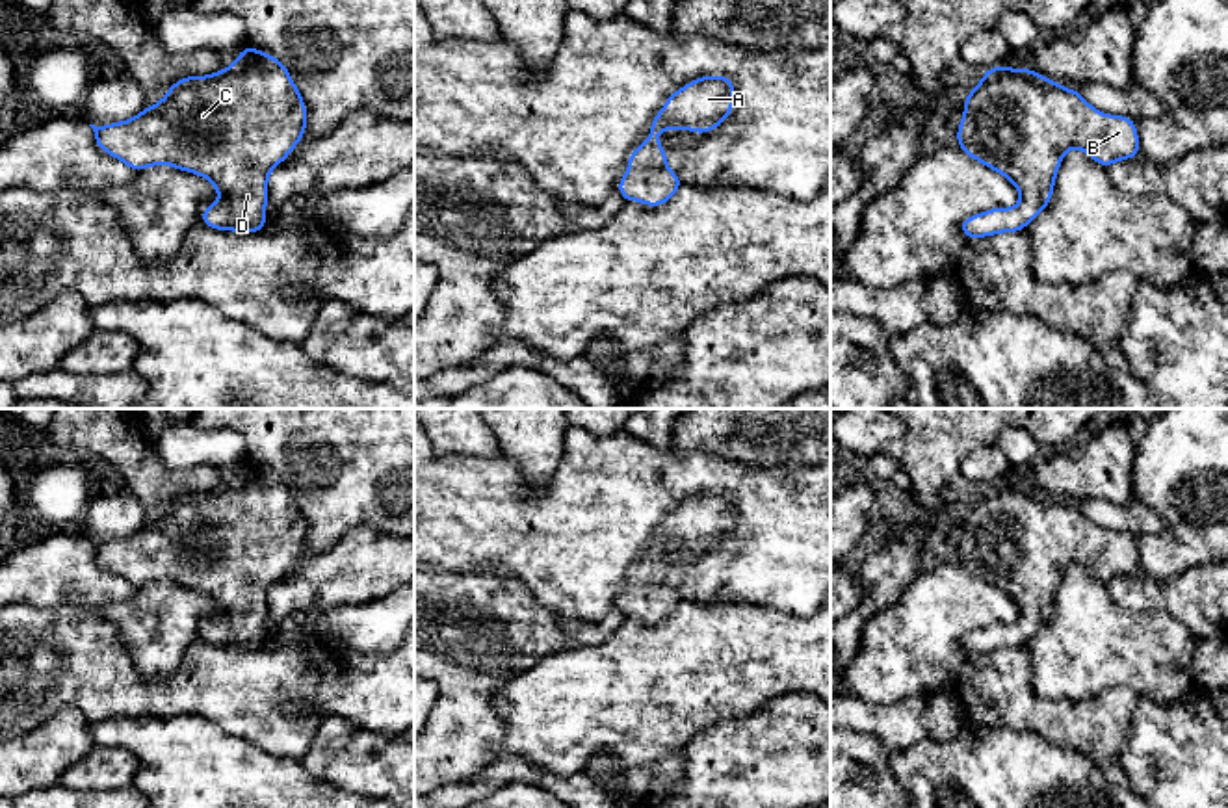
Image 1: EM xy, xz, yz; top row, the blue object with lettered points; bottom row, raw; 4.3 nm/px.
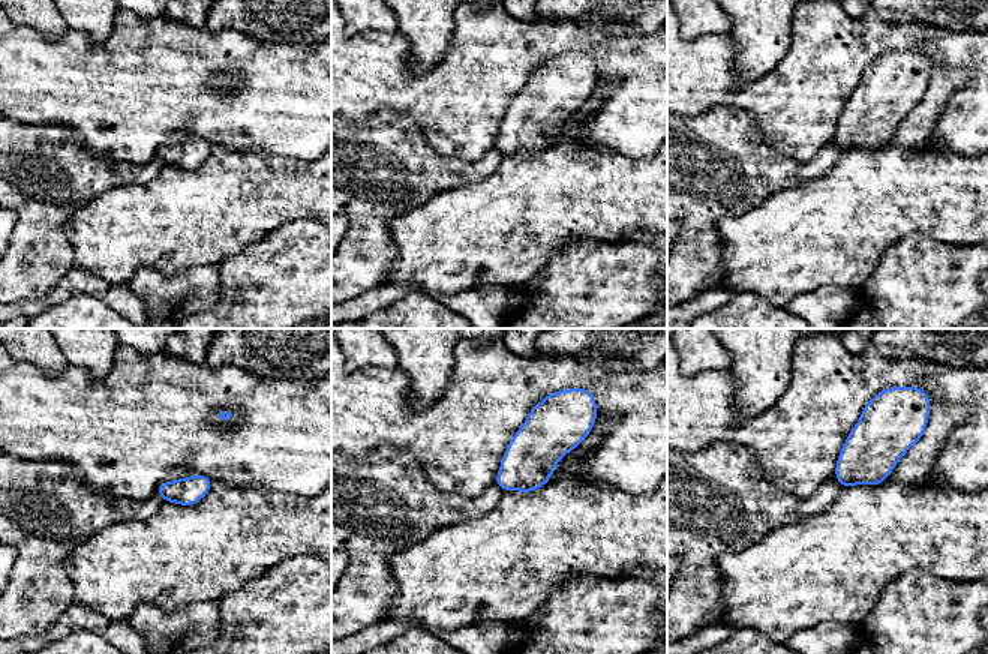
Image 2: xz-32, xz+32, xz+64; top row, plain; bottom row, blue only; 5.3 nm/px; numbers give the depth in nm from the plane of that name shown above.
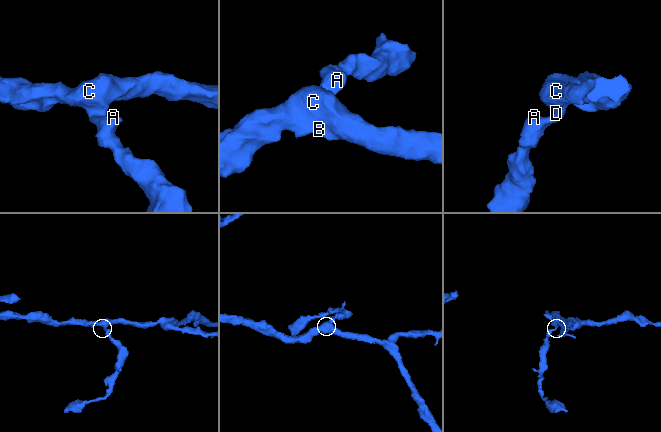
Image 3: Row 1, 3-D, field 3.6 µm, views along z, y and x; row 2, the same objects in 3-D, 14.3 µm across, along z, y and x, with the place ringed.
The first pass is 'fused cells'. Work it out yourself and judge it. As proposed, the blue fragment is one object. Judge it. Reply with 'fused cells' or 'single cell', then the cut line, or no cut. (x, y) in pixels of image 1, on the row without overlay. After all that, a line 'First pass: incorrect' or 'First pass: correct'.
single cell | no cut
First pass: incorrect

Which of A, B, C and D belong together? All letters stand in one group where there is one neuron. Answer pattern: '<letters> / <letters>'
A B C D

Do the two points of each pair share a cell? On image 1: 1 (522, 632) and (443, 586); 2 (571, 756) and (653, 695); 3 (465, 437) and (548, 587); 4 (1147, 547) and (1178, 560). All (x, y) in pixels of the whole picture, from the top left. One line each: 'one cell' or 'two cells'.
1: one cell
2: one cell
3: two cells
4: one cell

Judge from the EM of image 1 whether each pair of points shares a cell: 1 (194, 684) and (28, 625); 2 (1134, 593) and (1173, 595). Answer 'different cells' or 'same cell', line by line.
1: same cell
2: same cell

